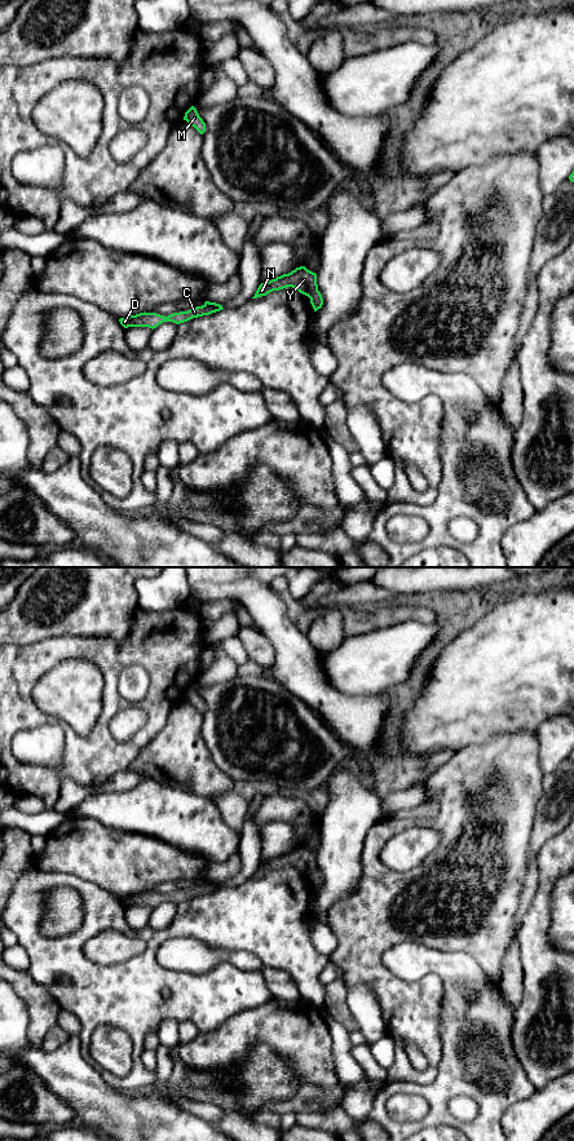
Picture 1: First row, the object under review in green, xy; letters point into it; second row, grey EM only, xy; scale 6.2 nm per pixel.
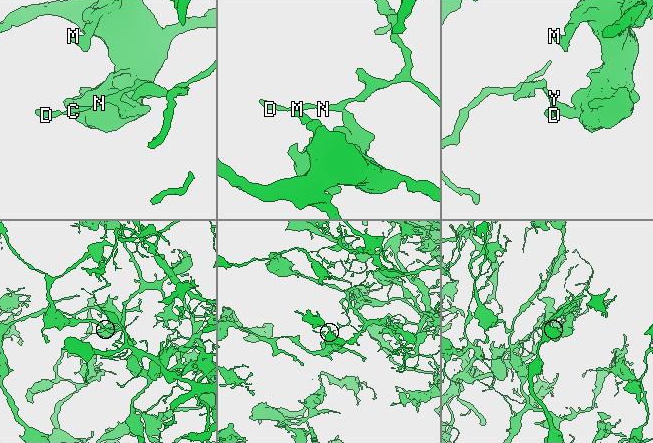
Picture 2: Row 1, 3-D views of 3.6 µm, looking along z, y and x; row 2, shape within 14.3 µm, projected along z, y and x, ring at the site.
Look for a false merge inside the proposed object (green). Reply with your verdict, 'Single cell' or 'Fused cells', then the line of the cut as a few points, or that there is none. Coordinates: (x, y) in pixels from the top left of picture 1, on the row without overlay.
Fused cells. Split along xy (317, 868), (309, 876)

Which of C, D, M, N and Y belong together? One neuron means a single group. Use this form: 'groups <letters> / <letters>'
groups C D N Y / M

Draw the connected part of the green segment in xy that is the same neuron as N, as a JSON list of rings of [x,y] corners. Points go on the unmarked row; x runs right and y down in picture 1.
[[[305,845],[296,846],[288,853],[261,862],[252,877],[266,875],[273,870],[279,870],[287,866],[292,866],[300,872],[310,876],[315,870],[318,870],[317,853],[308,849]]]

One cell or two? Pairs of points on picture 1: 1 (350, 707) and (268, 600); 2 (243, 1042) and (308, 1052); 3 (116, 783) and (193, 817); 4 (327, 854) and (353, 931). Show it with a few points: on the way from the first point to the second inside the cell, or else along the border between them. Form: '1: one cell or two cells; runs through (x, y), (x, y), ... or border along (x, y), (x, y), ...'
1: one cell; runs through (321, 689), (297, 666), (291, 644), (283, 629)
2: one cell; runs through (259, 1035), (292, 1036)
3: two cells; border along (148, 777), (127, 790), (98, 791)
4: two cells; border along (361, 876), (357, 889), (329, 911)

